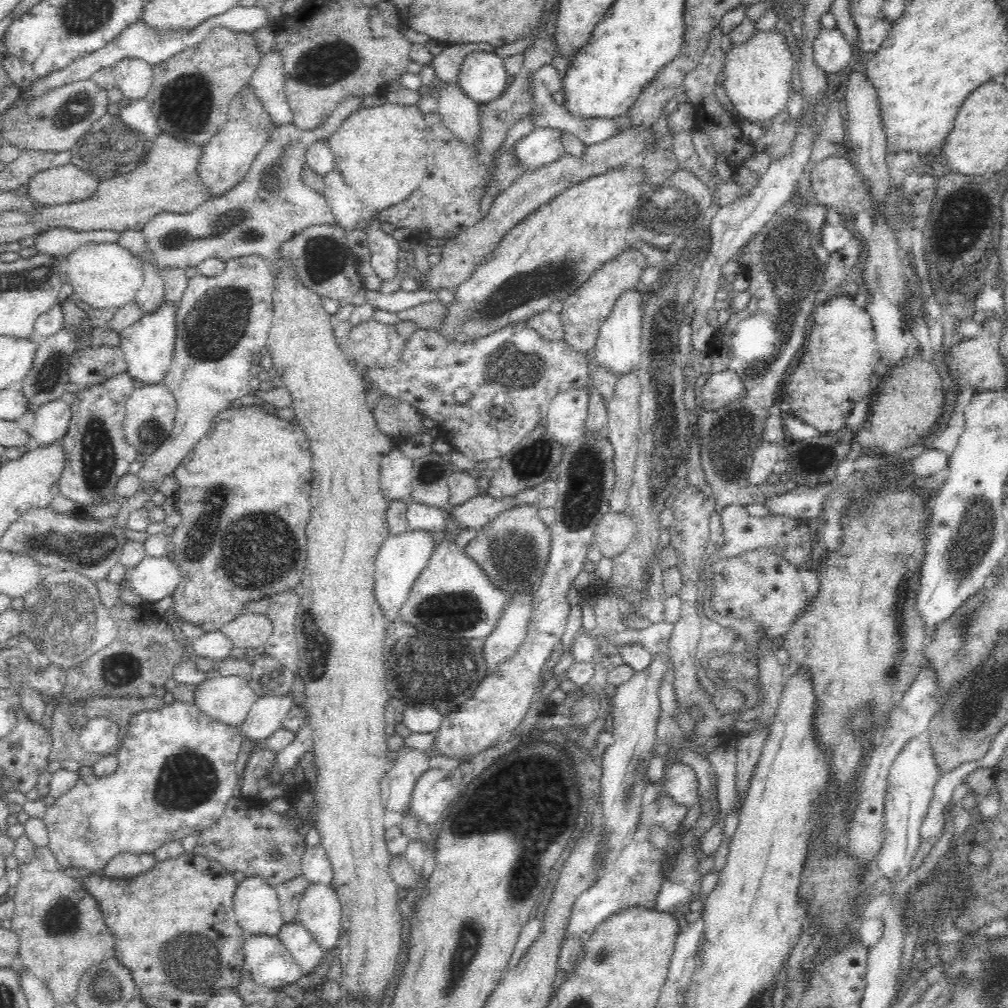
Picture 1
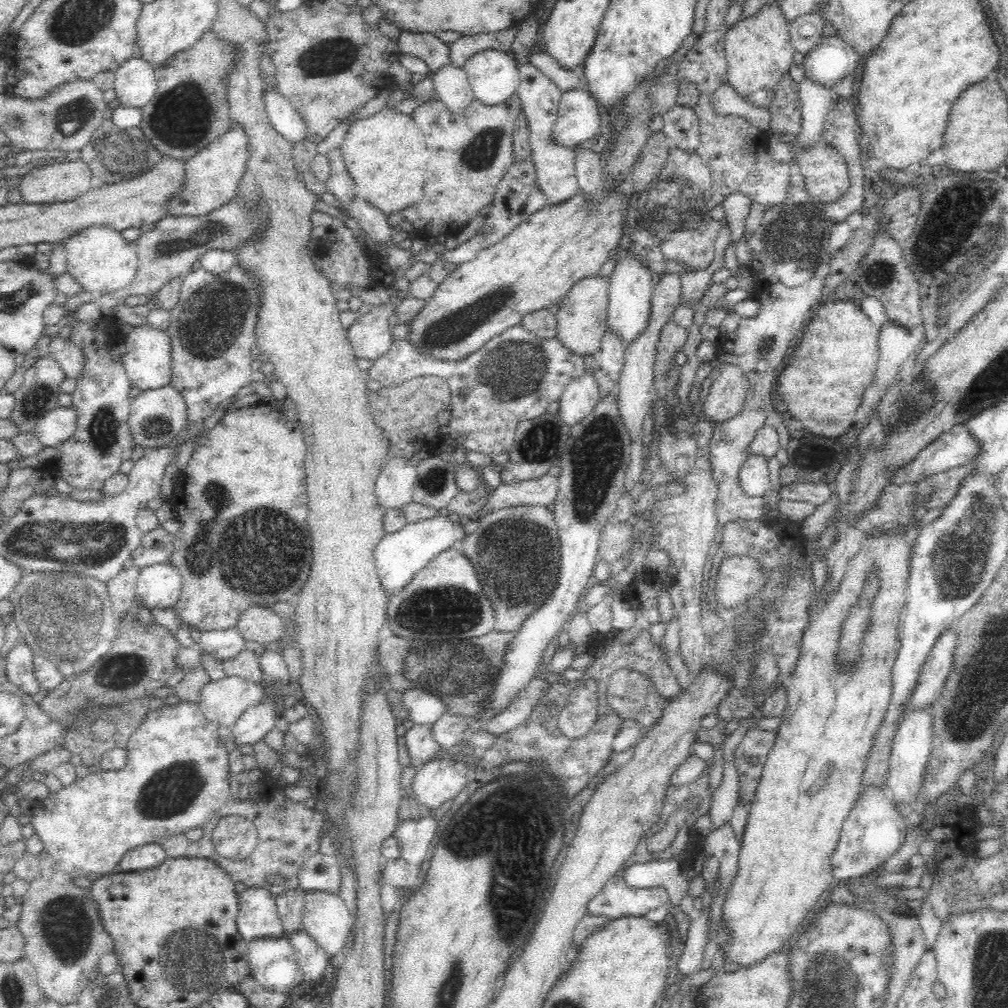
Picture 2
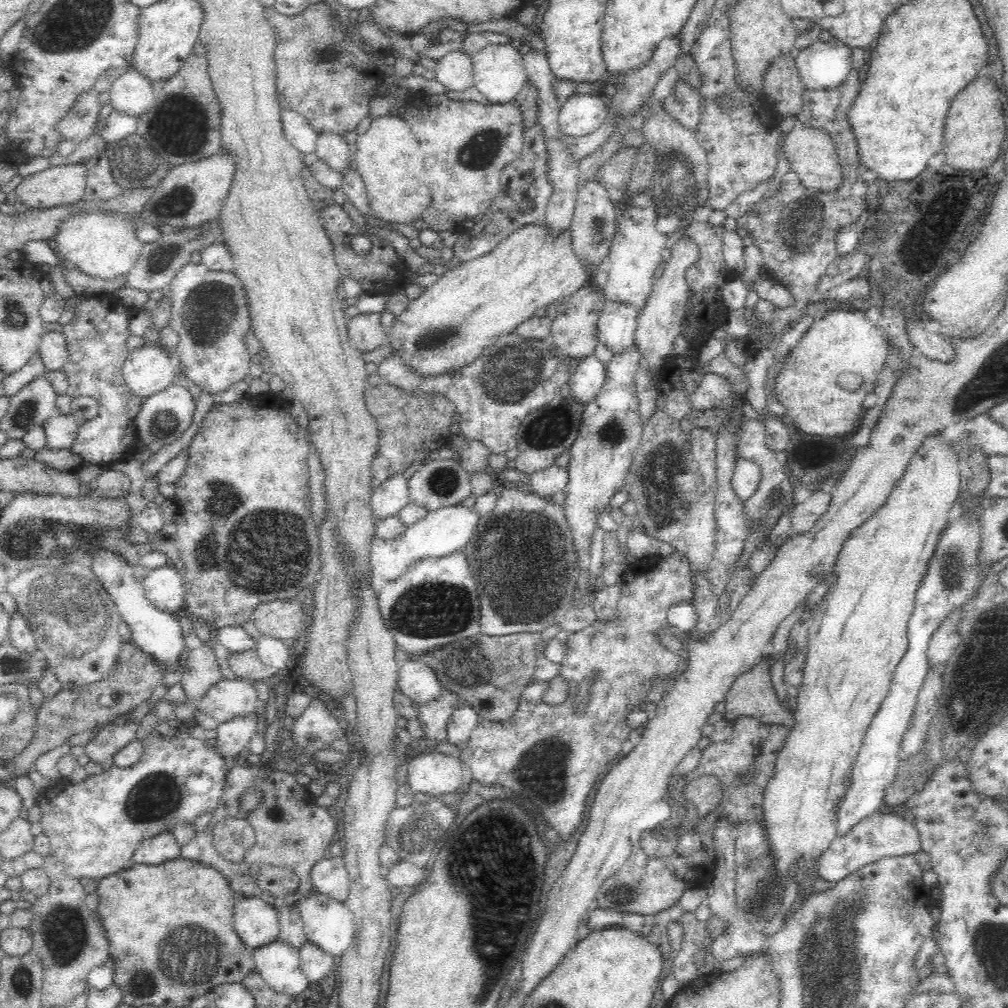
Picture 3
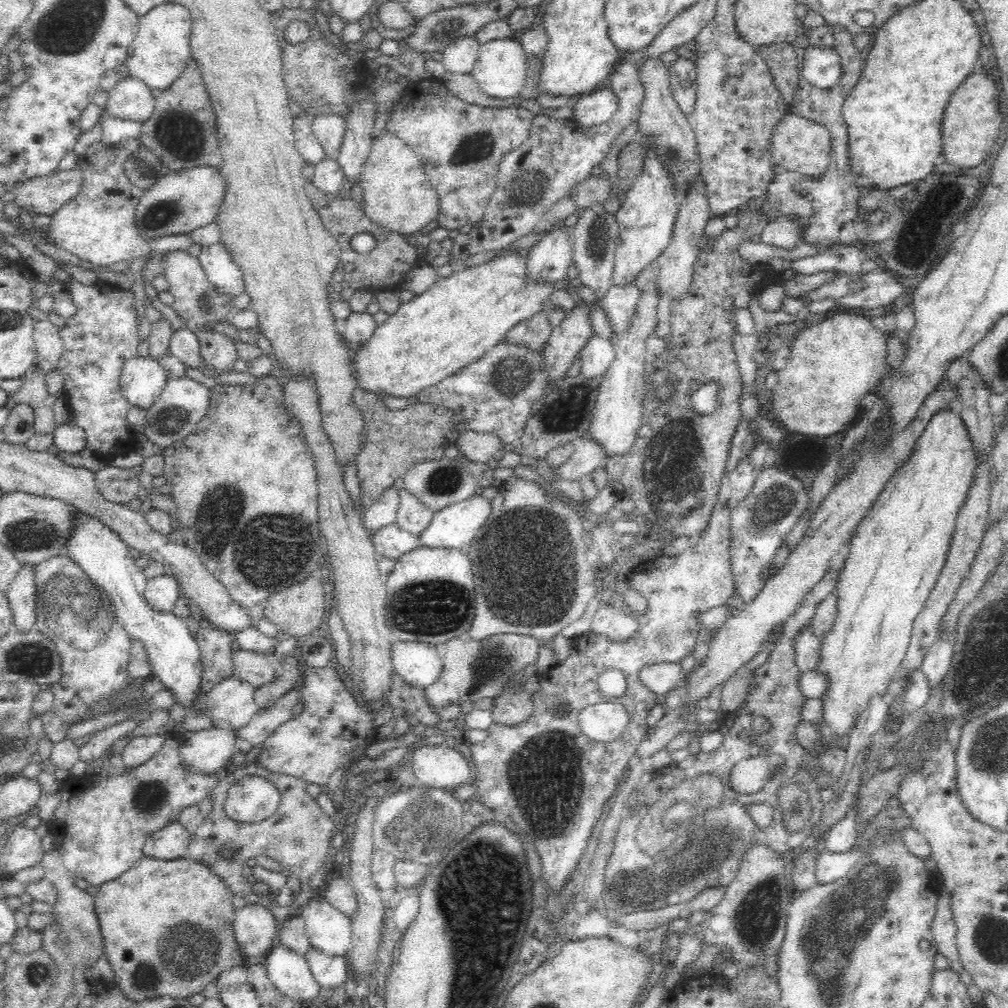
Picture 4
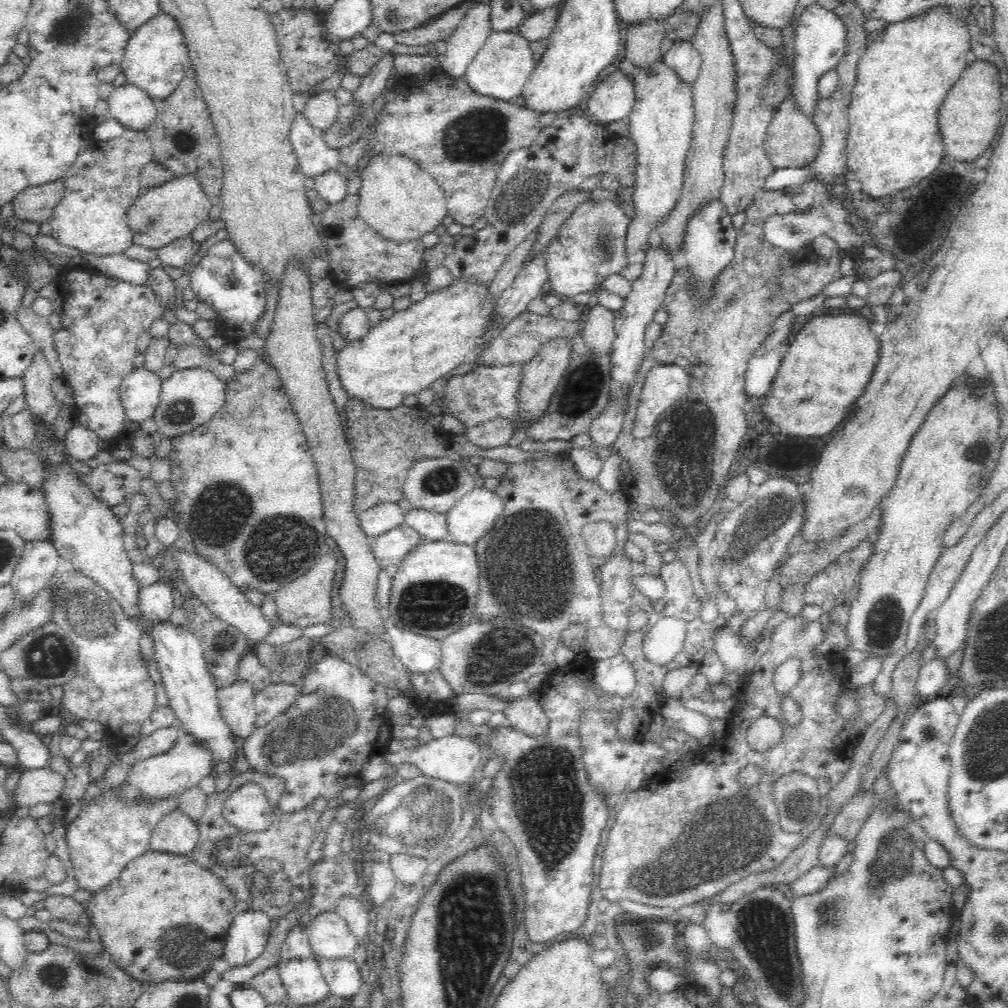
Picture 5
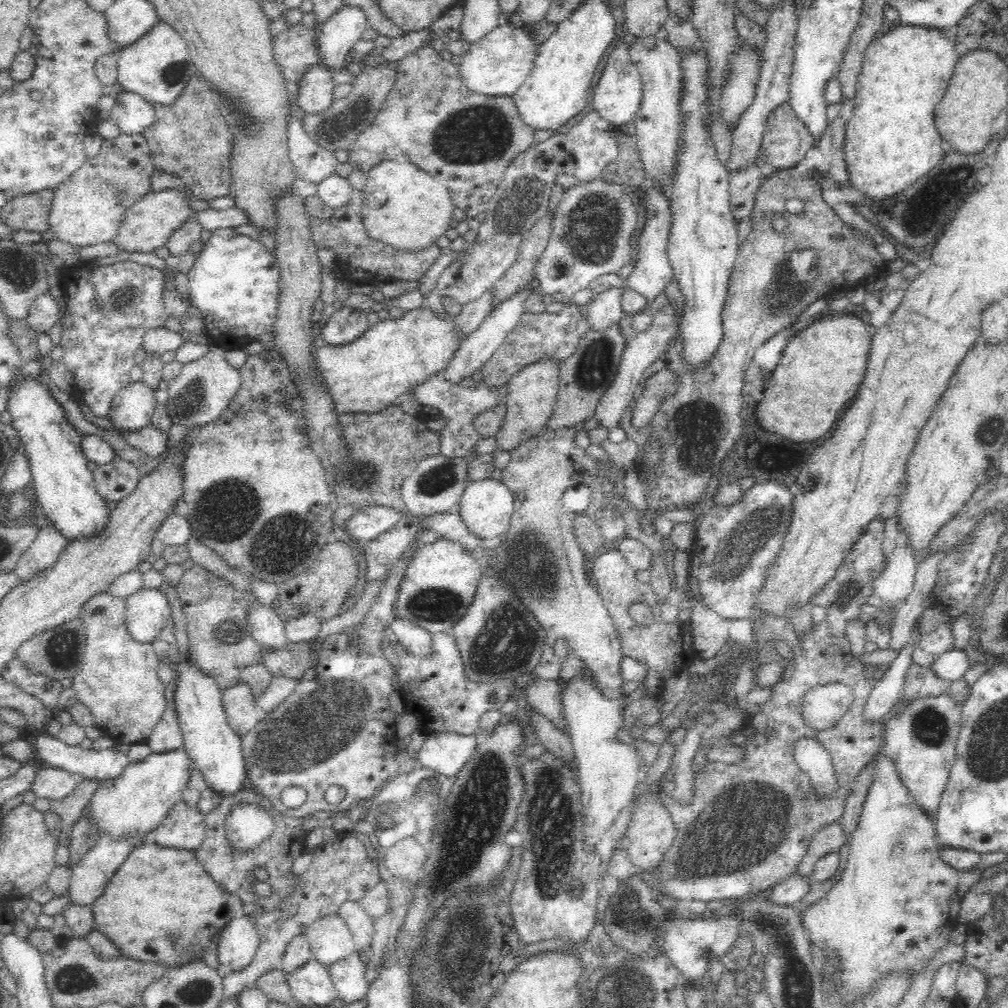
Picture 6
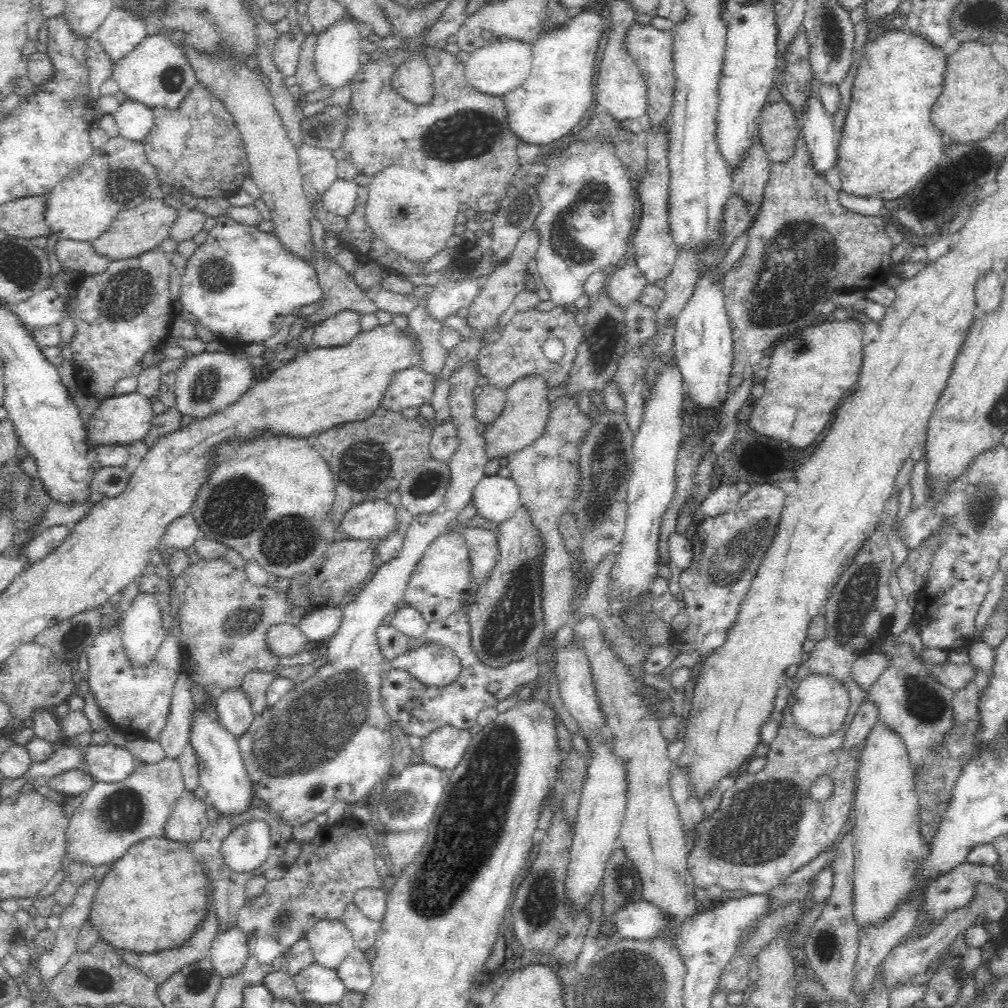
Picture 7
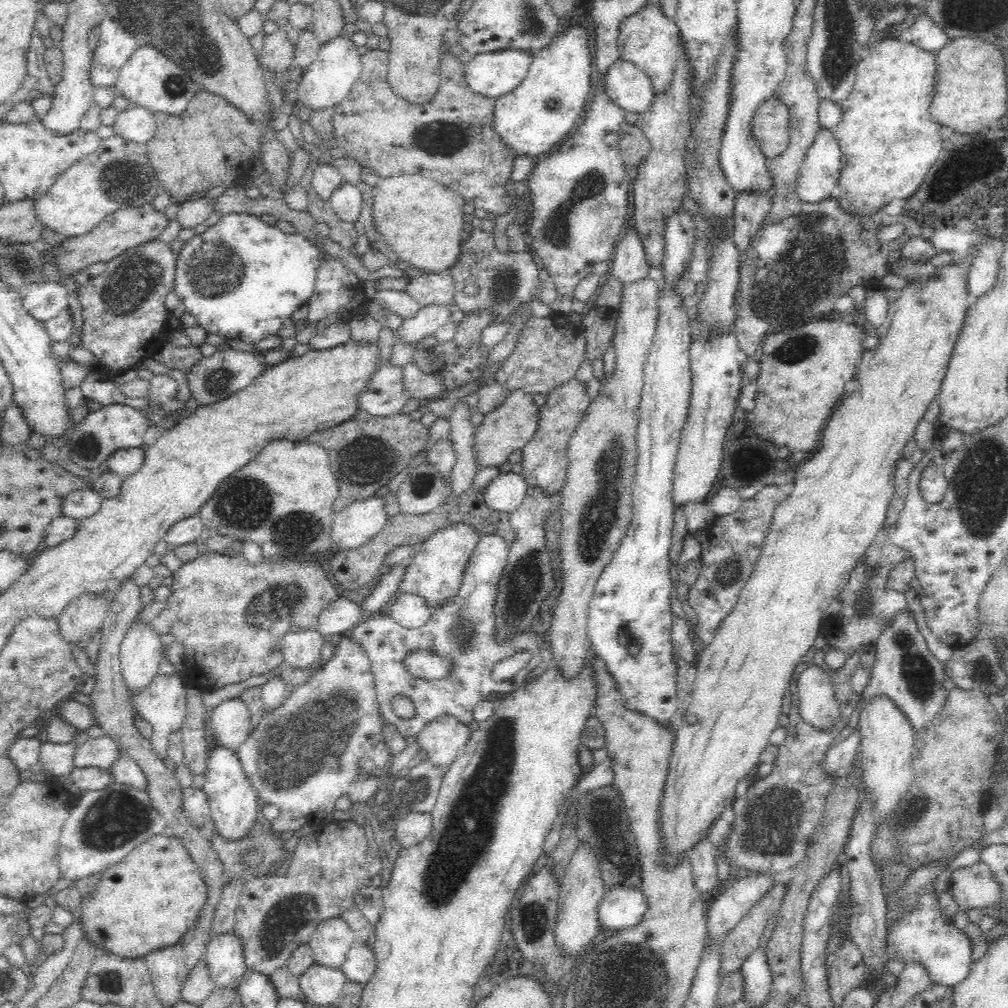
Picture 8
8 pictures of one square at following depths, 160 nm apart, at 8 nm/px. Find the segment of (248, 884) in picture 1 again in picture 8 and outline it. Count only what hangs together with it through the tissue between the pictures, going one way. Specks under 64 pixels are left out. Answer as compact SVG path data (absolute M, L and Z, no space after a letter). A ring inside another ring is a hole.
M232 932L214 936L206 943L205 959L216 991L236 990L246 968L242 945Z

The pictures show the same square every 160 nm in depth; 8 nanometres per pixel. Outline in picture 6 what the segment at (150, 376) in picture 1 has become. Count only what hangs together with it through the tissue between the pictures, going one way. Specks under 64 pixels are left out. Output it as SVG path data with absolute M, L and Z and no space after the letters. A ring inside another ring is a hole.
M141 379L118 390L106 416L111 430L116 433L138 432L148 426L157 403L155 393Z

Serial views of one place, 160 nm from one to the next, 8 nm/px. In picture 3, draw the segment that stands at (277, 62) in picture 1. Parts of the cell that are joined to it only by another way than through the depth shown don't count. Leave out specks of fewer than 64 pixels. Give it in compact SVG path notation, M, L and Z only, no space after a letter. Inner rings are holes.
M285 109L282 112L282 125L284 125L286 139L292 143L303 155L315 152L318 133L298 112Z

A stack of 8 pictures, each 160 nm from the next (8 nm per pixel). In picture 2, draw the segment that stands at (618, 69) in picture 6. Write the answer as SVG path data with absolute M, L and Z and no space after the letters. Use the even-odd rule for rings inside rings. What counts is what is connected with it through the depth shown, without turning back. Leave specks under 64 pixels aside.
M573 89L563 92L552 130L554 139L566 146L585 146L590 138L600 134L600 108L601 104L590 91Z

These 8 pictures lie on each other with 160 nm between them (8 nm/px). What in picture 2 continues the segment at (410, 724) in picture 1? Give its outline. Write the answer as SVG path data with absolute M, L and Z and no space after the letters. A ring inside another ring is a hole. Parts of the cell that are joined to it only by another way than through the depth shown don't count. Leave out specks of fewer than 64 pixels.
M418 685L403 692L403 706L414 723L434 723L446 710L444 701L438 695Z

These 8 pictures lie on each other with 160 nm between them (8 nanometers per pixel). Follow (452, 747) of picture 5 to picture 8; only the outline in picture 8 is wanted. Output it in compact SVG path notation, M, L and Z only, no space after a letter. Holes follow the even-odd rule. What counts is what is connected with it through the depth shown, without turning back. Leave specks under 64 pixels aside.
M449 714L426 721L422 730L412 739L426 752L426 760L439 767L447 767L460 753L470 738L471 731Z

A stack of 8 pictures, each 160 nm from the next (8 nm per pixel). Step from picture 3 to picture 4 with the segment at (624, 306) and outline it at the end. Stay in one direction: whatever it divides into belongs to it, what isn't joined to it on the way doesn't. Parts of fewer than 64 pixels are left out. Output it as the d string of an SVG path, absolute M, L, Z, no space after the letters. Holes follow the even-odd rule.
M624 283L623 285L613 285L608 290L608 294L604 296L604 300L600 300L600 306L608 312L608 319L612 324L612 331L624 332L624 328L628 326L632 314L636 309L640 289L632 283Z

